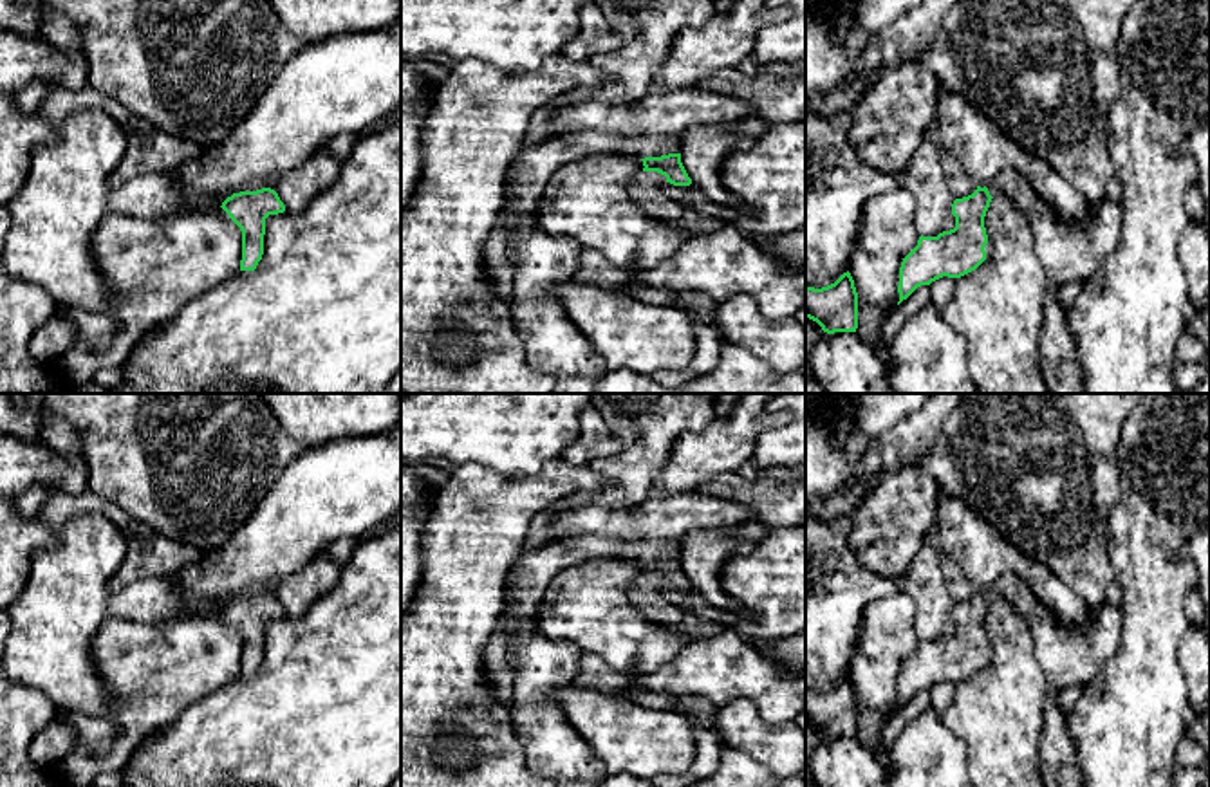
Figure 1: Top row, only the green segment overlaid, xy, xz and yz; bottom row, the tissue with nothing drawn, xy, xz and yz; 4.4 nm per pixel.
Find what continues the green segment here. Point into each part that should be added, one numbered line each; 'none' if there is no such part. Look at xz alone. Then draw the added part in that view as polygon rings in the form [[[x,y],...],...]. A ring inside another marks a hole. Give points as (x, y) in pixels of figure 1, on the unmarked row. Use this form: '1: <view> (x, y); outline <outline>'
1: xz (645, 594); outline [[[643,576],[630,583],[627,594],[632,606],[636,606],[645,617],[656,625],[684,634],[690,641],[712,639],[726,630],[721,623],[701,619],[692,610],[670,603],[663,594],[665,587],[666,581],[657,576]]]

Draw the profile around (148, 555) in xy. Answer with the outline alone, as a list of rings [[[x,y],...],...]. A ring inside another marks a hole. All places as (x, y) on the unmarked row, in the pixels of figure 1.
[[[85,489],[81,495],[54,491],[36,518],[42,523],[60,527],[69,520],[88,514],[105,514],[126,540],[126,556],[108,581],[112,594],[119,594],[139,579],[170,578],[202,556],[199,549],[163,536],[146,523],[130,518],[117,505],[90,489]]]

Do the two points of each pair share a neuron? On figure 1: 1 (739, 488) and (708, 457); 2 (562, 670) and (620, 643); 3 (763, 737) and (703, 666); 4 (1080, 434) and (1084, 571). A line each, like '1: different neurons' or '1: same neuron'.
1: different neurons
2: different neurons
3: different neurons
4: same neuron

